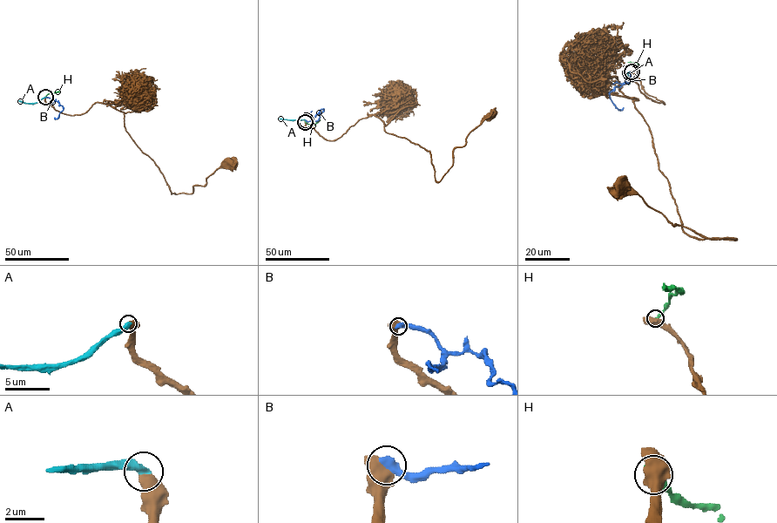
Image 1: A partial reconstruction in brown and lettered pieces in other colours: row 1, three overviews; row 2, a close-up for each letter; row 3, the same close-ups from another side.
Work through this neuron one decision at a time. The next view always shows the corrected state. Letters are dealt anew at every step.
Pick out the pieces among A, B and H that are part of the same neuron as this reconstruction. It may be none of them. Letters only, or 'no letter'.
A

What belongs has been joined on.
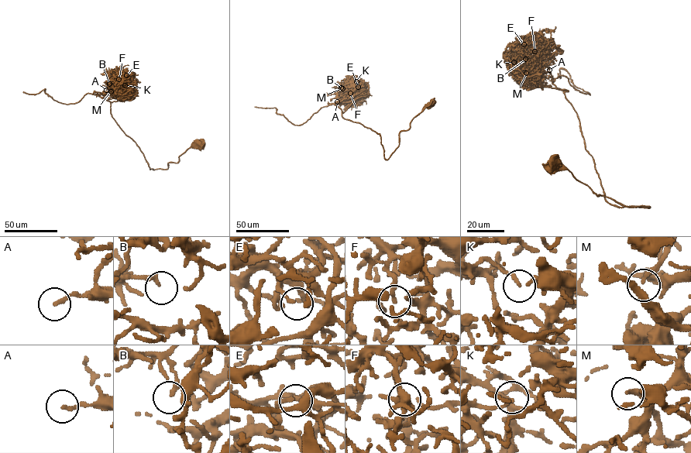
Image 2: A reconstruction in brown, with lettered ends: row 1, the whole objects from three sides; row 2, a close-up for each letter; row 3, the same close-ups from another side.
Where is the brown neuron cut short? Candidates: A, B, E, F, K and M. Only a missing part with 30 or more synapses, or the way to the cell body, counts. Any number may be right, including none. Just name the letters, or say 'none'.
none

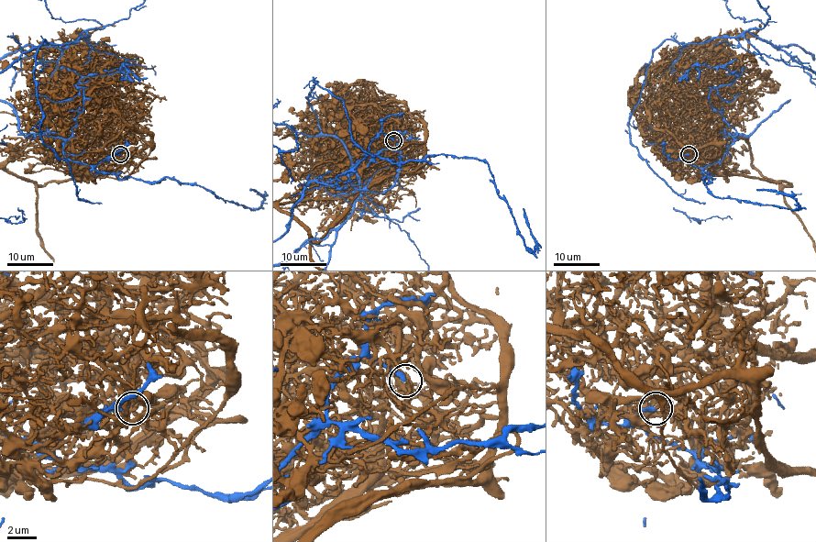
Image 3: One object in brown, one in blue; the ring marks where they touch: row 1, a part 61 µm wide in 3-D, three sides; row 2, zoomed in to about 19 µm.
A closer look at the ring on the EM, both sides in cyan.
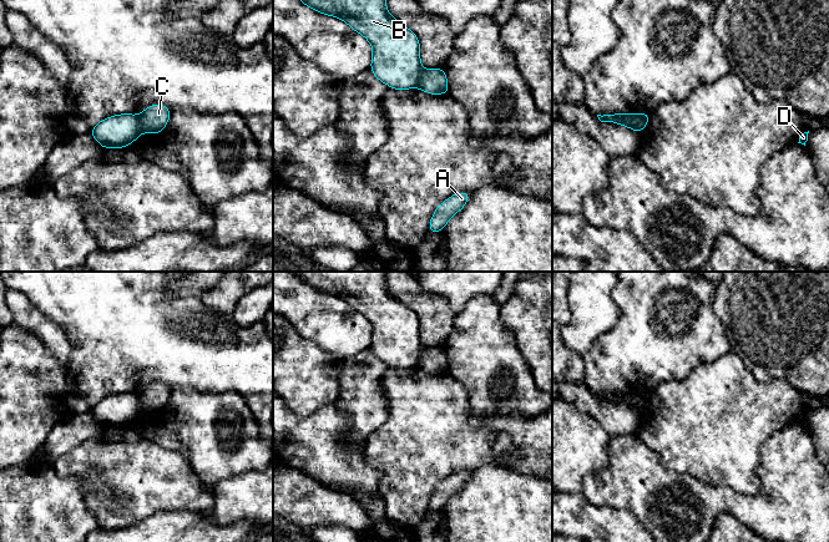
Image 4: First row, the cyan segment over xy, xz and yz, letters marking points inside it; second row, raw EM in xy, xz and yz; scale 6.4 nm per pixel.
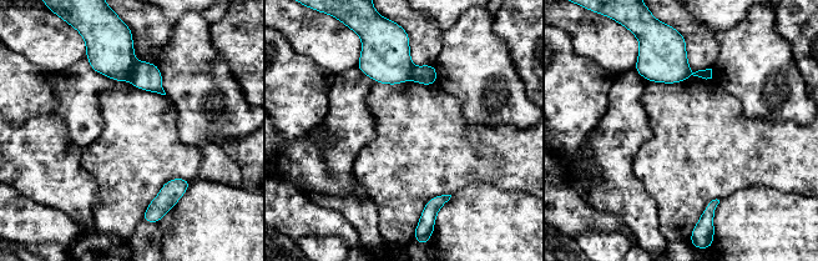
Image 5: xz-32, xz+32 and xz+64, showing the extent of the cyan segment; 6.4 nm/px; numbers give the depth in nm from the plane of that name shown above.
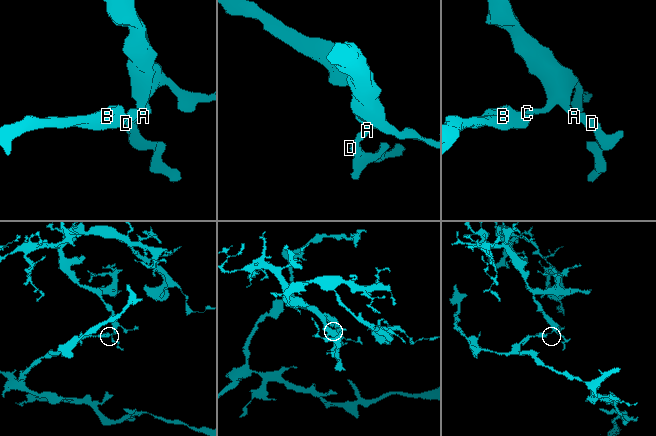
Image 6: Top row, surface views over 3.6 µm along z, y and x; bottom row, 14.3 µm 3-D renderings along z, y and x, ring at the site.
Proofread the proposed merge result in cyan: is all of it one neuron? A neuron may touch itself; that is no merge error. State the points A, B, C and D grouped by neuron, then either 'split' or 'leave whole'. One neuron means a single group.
A C D / B; split

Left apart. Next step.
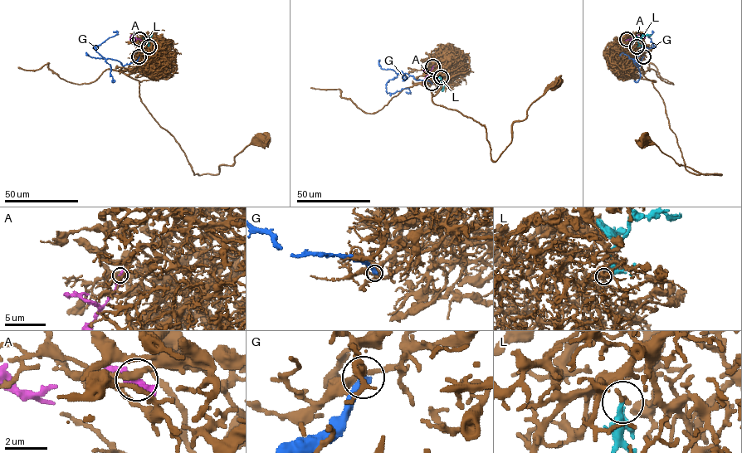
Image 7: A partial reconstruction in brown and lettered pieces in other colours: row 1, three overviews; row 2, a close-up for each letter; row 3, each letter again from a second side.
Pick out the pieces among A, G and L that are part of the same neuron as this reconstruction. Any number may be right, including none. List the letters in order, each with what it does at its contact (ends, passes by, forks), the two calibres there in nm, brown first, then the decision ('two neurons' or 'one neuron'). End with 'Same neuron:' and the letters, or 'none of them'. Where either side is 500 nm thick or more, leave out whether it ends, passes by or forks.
A: it passes by; 280 nm thick on the brown side, 400 nm on the other; two neurons
G: it ends there; 240 nm thick on the brown side, 400 nm on the other; two neurons
L: it ends there; 140 nm thick on the brown side, 240 nm on the other; one neuron
Same neuron: L

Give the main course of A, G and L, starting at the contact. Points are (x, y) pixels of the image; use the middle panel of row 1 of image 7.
A: (432, 66), (424, 85)
G: (432, 83), (417, 80), (401, 71), (387, 83), (386, 91), (394, 93), (407, 88), (410, 93), (405, 92)
L: (441, 77), (443, 90)

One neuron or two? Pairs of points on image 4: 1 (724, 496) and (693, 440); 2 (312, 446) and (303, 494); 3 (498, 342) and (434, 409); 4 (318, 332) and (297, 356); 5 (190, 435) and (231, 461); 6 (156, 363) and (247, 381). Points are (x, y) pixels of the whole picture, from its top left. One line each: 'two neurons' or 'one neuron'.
1: two neurons
2: two neurons
3: two neurons
4: two neurons
5: one neuron
6: one neuron

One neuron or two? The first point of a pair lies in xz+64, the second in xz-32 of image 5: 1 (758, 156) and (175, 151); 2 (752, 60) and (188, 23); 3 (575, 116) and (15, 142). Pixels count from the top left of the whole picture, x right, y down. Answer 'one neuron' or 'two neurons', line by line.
1: one neuron
2: one neuron
3: two neurons

